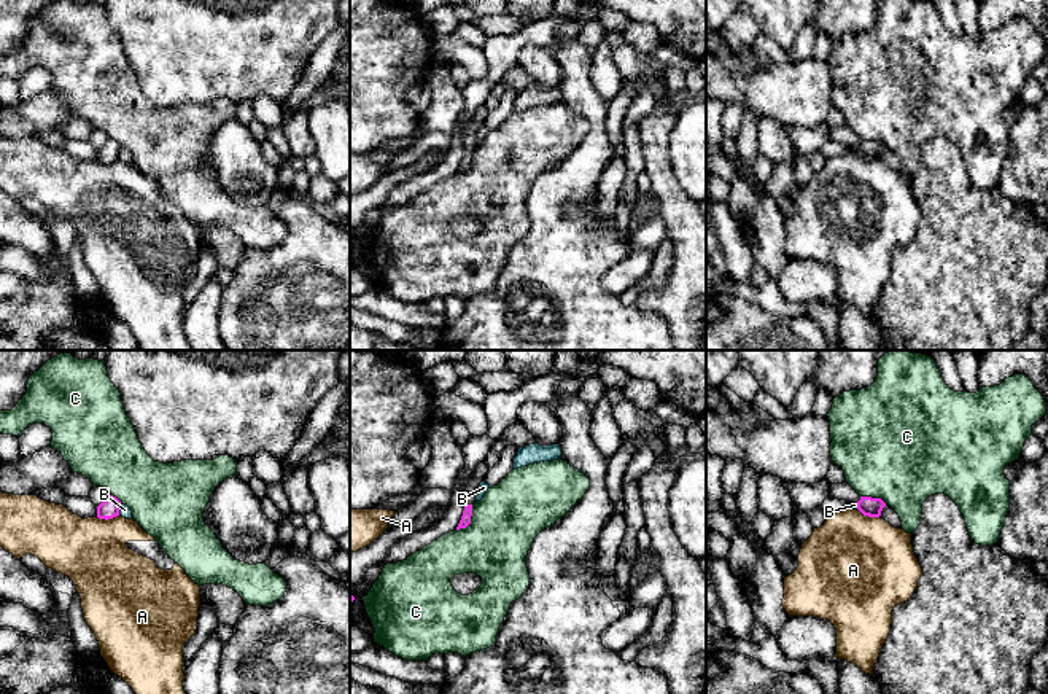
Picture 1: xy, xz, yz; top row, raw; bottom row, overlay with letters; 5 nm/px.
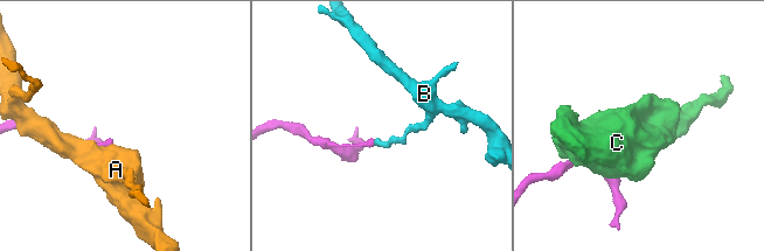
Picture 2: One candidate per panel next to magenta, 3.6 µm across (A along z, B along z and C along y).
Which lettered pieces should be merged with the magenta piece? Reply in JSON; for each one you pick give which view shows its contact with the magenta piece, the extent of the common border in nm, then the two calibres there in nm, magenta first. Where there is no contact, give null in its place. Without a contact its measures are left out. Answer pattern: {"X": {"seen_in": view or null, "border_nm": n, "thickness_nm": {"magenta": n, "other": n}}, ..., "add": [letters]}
{"add": []}

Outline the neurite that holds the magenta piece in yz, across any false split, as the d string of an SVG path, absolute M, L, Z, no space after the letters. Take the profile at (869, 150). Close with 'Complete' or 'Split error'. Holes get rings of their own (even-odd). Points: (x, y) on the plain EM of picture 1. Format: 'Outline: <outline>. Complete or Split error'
Outline: M860 140L857 153L868 161L879 161L886 146L881 142Z. Complete

